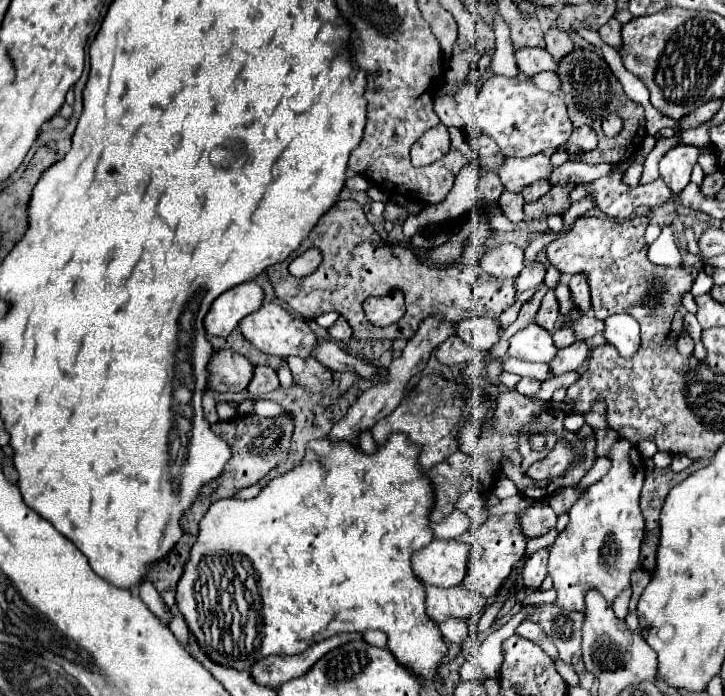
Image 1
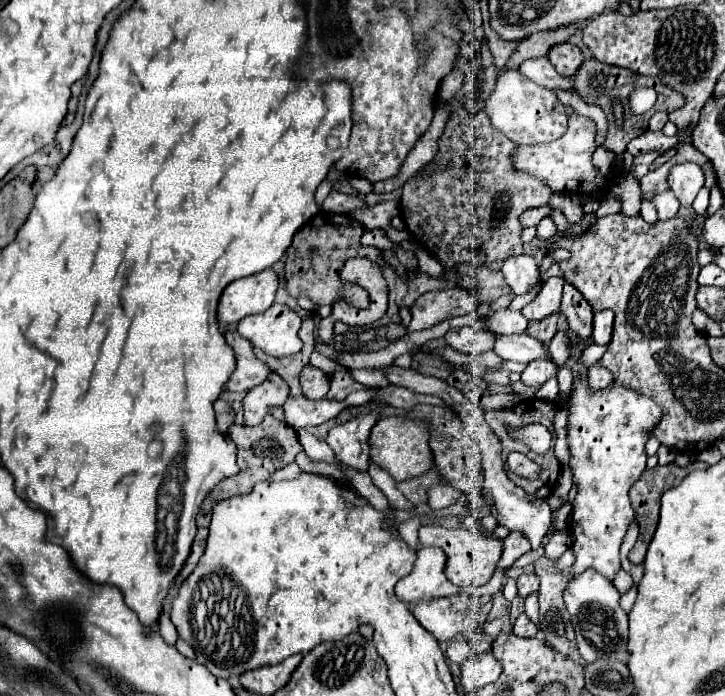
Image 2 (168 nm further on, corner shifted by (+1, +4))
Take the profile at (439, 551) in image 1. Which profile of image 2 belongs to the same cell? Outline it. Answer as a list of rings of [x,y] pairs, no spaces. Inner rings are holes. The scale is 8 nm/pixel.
[[[419,548],[411,574],[407,574],[395,586],[395,594],[399,600],[409,606],[457,594],[455,588],[445,578],[445,554],[439,548]]]

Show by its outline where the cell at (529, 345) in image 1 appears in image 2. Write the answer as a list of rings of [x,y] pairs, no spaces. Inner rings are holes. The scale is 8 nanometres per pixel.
[[[511,308],[497,310],[485,318],[487,330],[497,332],[497,334],[525,334],[527,324],[529,322],[523,318],[523,314],[519,310],[511,310]]]

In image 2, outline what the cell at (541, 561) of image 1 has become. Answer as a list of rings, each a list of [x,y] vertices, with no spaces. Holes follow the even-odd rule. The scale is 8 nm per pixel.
[[[521,574],[517,578],[517,594],[521,598],[527,598],[529,594],[537,594],[539,580],[535,580],[535,574]]]

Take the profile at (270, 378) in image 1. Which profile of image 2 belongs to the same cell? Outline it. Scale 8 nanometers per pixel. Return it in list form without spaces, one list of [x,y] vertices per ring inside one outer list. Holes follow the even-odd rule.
[[[271,374],[263,384],[251,388],[247,392],[243,406],[245,406],[245,424],[259,426],[271,408],[283,408],[285,400],[289,398],[289,386],[279,374]]]

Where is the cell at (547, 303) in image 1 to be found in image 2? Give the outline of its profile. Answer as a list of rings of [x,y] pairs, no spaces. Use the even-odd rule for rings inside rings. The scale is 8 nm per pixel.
[[[551,314],[551,316],[547,316],[547,318],[539,320],[539,322],[529,324],[527,334],[531,338],[543,342],[543,344],[549,344],[551,338],[557,334],[557,330],[559,330],[559,314]]]

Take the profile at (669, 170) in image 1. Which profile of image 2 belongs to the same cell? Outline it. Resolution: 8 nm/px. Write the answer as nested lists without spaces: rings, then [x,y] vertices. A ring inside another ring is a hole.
[[[693,162],[677,164],[669,174],[669,188],[675,192],[681,206],[691,206],[703,184],[705,184],[703,170]]]

